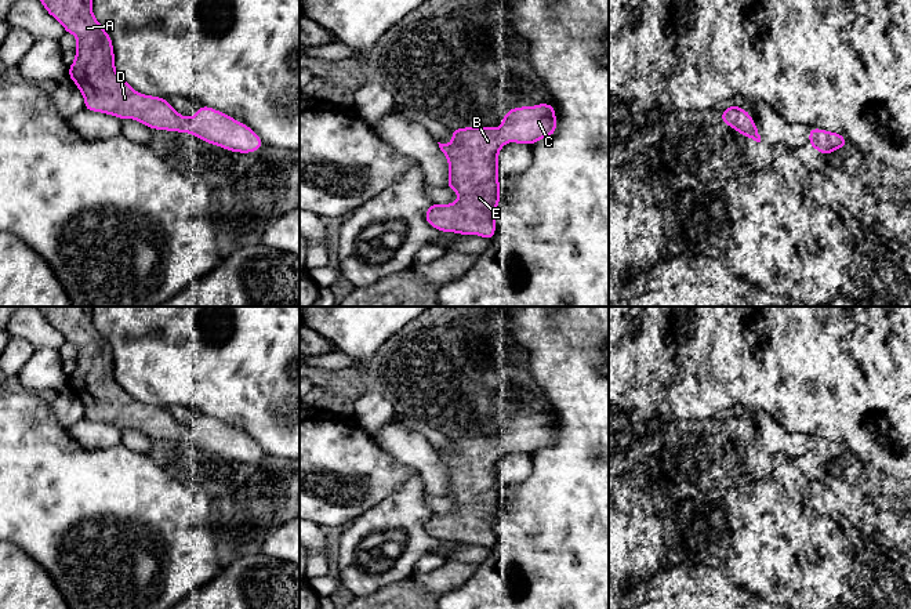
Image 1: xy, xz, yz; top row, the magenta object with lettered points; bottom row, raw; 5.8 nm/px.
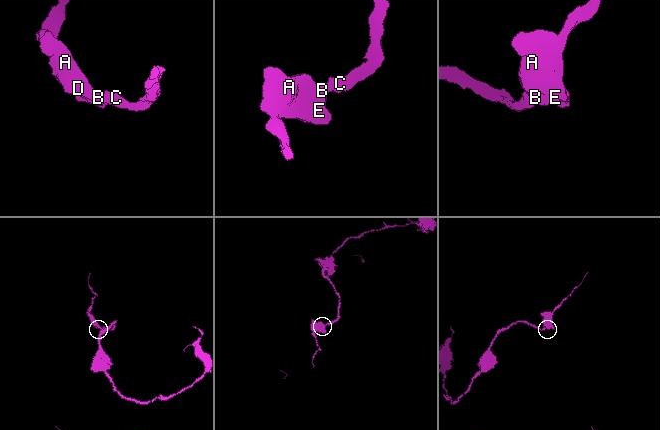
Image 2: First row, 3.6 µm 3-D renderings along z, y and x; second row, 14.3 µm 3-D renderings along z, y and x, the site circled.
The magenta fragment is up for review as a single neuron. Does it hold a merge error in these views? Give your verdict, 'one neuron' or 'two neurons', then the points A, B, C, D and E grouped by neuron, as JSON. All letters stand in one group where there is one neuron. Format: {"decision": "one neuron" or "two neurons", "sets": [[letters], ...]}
{"decision": "one neuron", "sets": [["A", "B", "C", "D", "E"]]}

